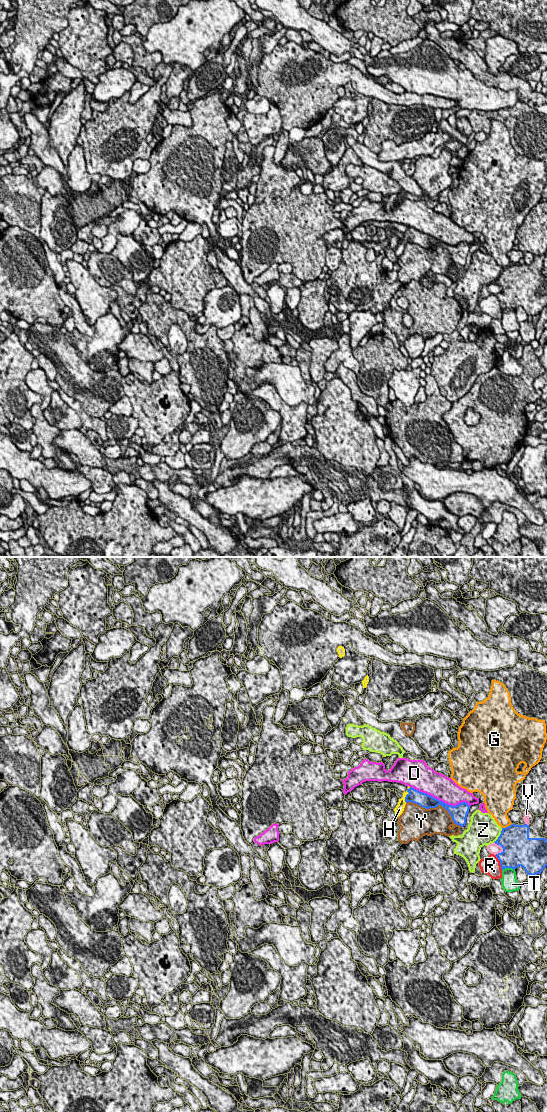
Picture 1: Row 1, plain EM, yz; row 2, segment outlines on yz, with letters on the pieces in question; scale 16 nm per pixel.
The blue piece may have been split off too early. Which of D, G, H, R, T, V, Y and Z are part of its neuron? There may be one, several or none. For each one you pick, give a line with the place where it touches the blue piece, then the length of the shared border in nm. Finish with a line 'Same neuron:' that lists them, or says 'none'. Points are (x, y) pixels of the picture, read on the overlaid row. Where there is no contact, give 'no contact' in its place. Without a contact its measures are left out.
H: meets blue in yz at (405, 797); contact 190 nm long
Same neuron: H

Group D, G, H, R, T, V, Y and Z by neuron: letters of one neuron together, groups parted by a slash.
D / G / H / R / T / V / Y / Z

